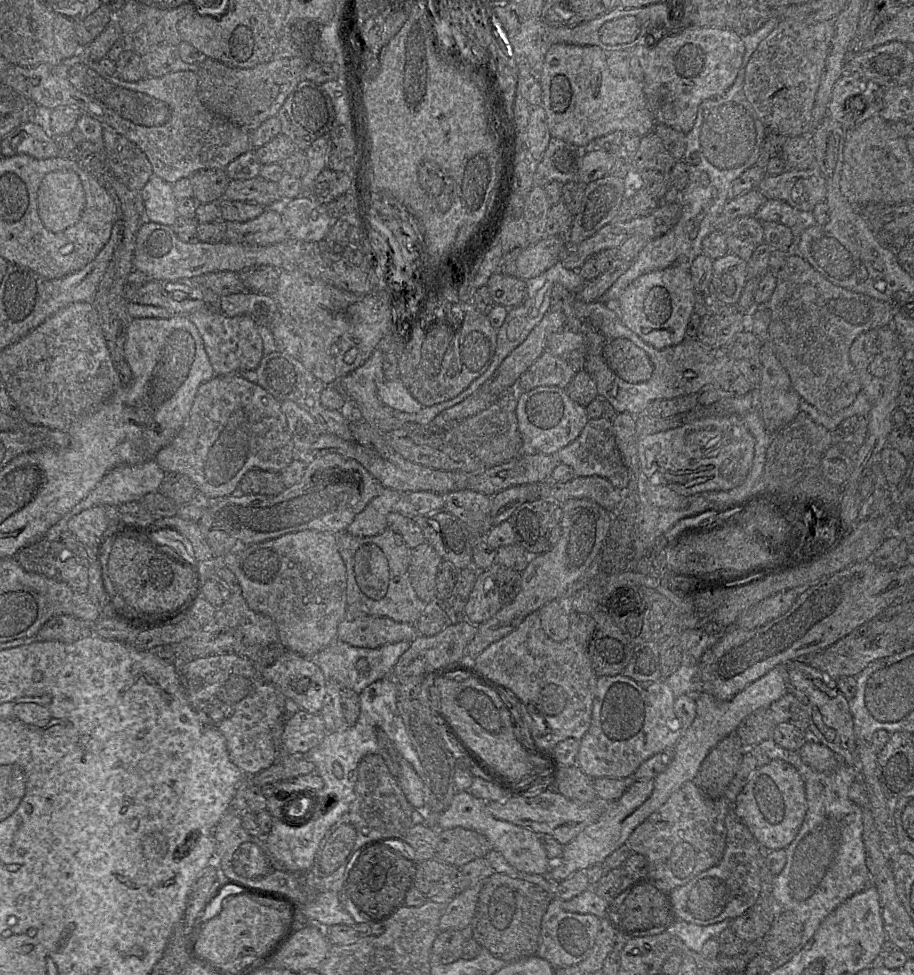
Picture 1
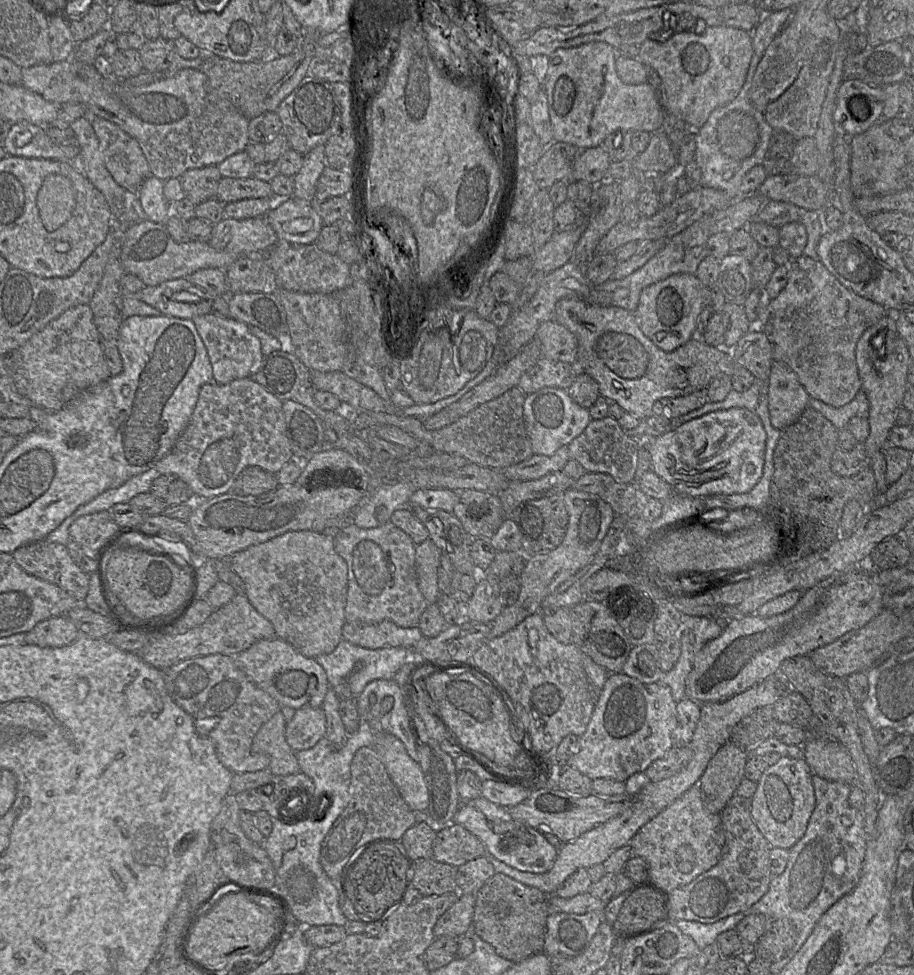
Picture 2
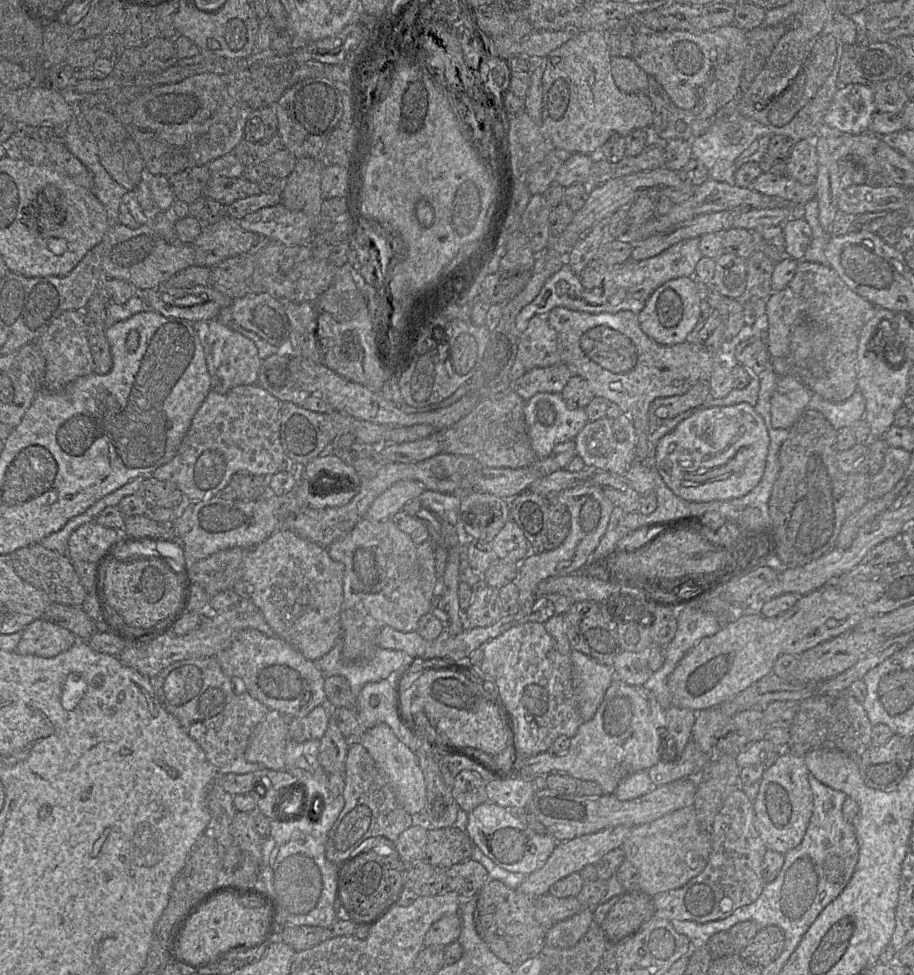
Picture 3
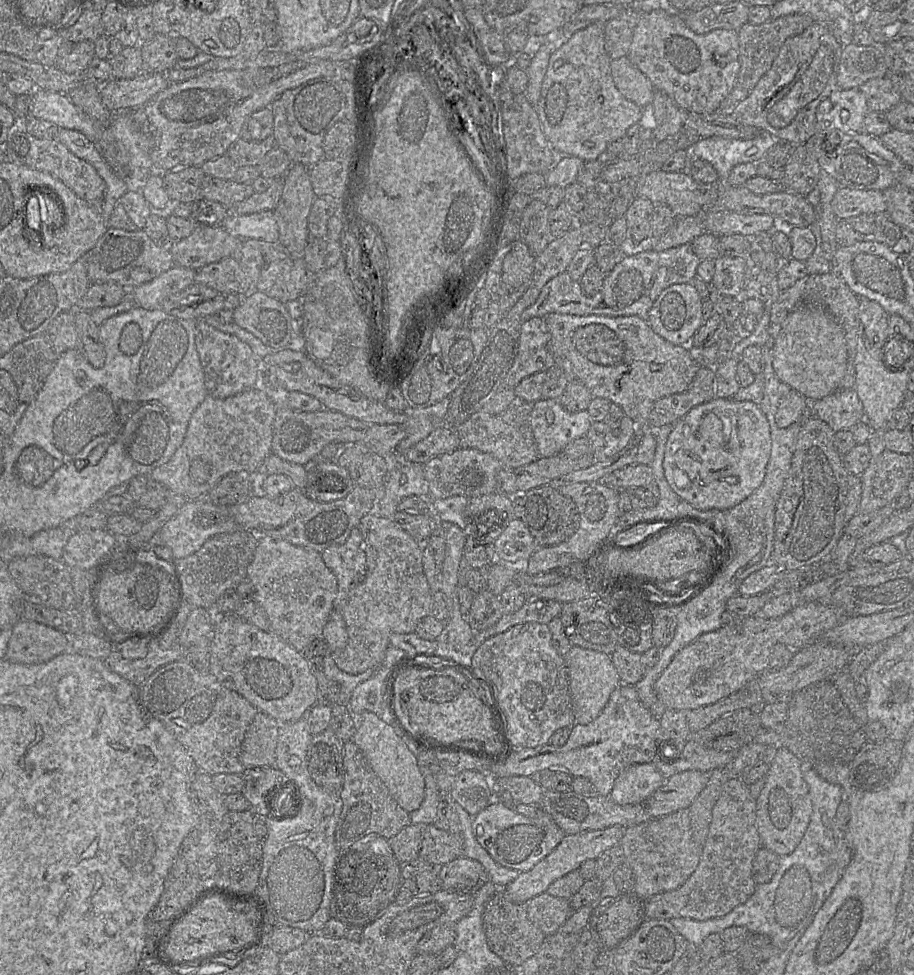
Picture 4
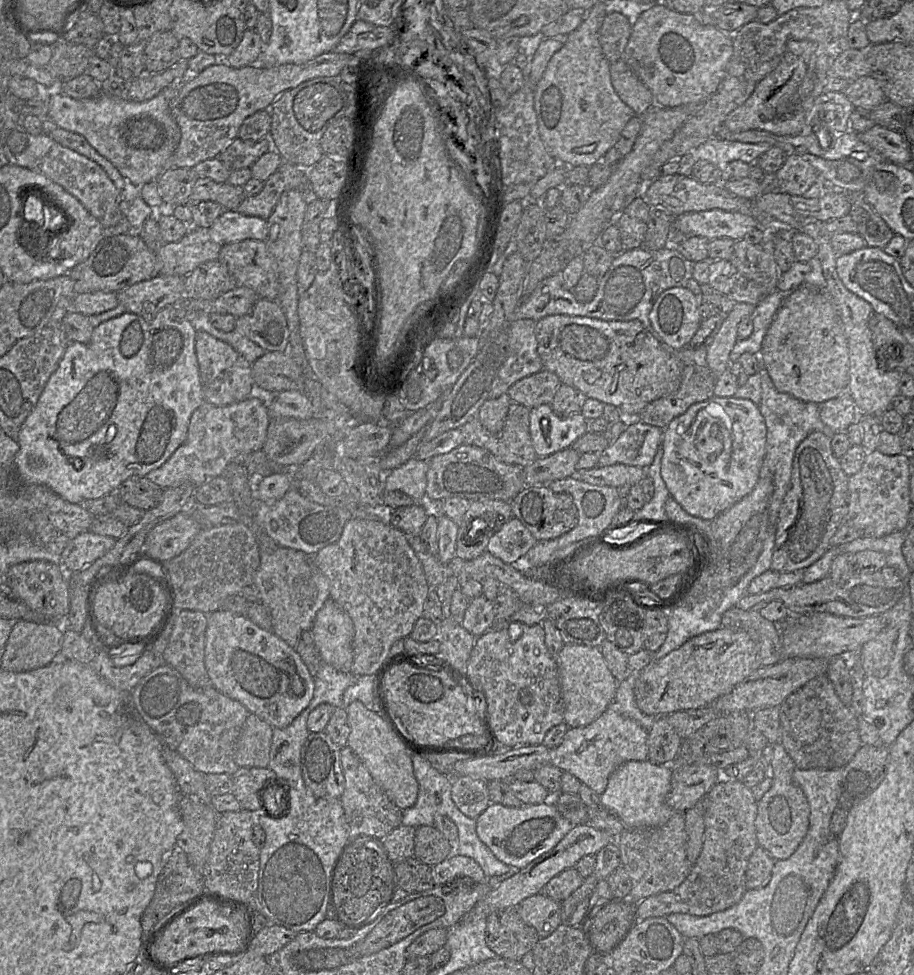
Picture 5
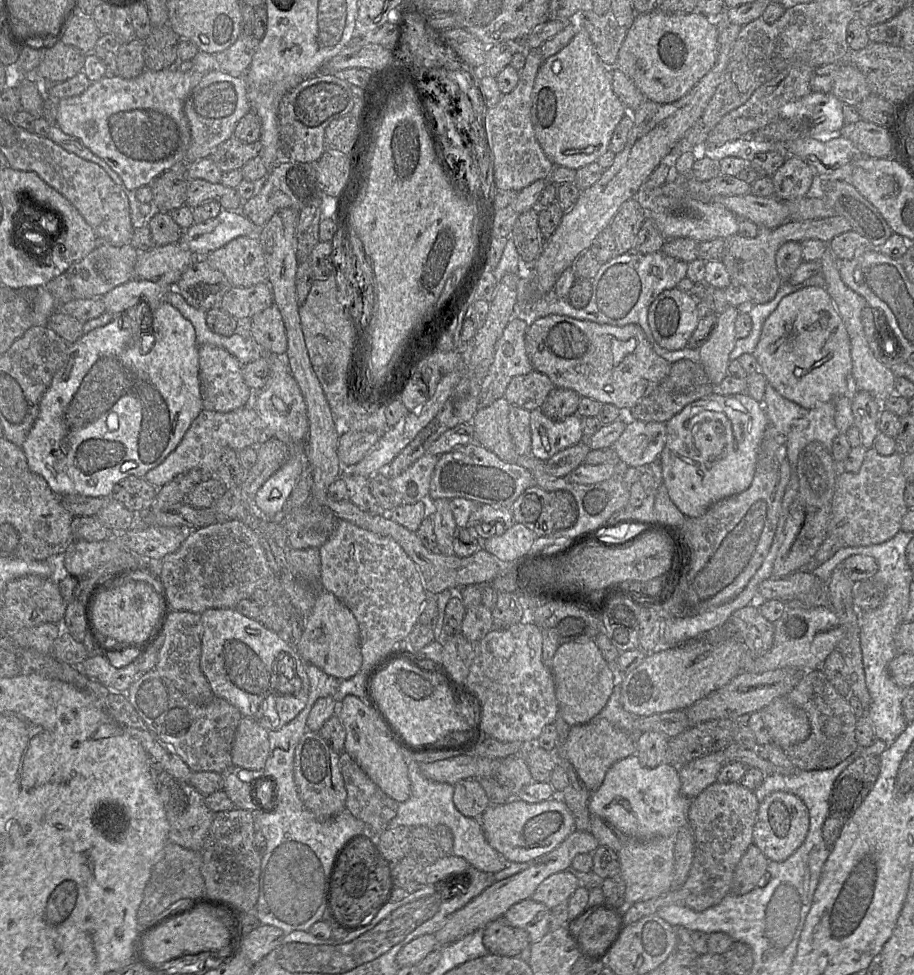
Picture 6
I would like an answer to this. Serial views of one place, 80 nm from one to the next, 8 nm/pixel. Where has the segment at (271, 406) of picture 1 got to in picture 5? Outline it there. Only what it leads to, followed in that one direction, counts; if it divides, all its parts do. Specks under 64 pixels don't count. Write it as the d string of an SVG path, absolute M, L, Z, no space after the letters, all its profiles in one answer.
M257 397L223 407L204 401L191 415L185 442L162 466L150 471L146 477L163 489L183 483L199 487L221 476L229 463L244 465L250 453L262 450L270 422L268 407Z

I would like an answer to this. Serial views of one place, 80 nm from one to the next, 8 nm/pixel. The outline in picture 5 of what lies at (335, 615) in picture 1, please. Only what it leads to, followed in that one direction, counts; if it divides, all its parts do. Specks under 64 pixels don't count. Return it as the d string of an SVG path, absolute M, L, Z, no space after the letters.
M278 547L273 553L260 551L260 564L253 577L253 585L260 594L260 603L269 610L272 631L294 649L302 632L311 630L317 612L330 598L329 580L314 564L312 557L302 551L285 547Z

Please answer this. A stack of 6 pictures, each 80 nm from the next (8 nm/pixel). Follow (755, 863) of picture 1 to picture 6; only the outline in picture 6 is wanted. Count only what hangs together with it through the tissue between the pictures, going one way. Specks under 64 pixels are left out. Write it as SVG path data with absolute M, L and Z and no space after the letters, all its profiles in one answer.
M715 782L694 798L688 812L688 825L695 837L695 852L685 883L664 895L623 908L619 912L623 929L645 916L656 914L665 906L676 905L701 912L719 904L731 893L736 866L753 843L758 809L759 801L754 791L744 787L740 782Z

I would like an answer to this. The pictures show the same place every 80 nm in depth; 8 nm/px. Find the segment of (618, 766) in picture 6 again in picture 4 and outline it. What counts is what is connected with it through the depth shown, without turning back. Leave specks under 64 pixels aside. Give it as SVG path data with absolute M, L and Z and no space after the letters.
M653 763L634 764L616 778L609 797L620 805L639 803L650 797L665 781Z

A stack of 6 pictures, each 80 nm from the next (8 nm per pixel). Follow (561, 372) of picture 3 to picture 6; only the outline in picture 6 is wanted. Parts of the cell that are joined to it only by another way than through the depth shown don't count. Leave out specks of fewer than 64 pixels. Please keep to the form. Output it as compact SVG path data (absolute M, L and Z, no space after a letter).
M532 370L514 377L508 384L504 397L510 405L532 411L541 409L553 388L554 385L547 375Z

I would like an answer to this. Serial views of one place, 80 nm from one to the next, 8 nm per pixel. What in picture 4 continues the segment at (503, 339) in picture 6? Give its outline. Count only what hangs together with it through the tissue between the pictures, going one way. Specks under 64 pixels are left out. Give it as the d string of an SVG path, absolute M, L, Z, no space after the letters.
M533 317L521 323L517 355L501 389L513 389L522 379L554 366L548 341L543 318Z

